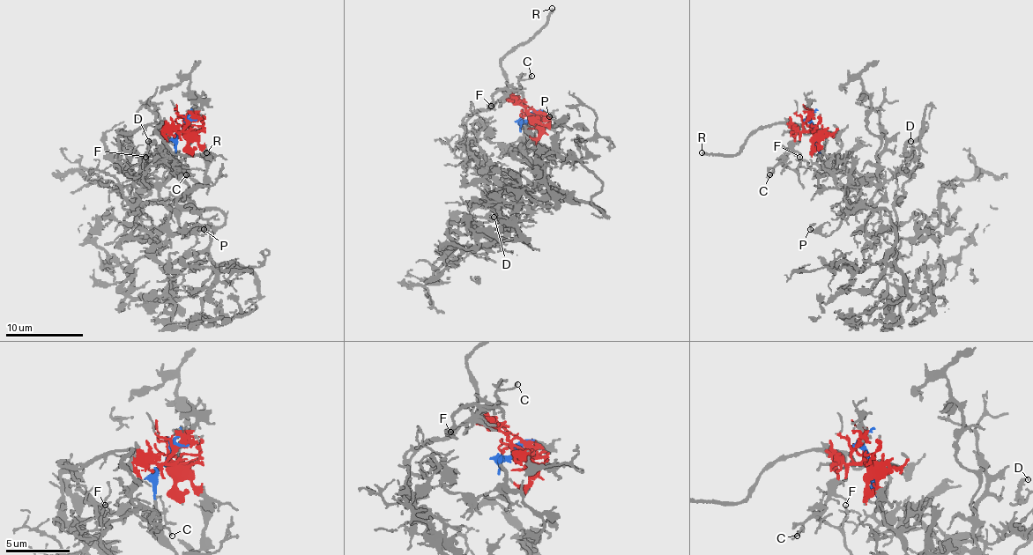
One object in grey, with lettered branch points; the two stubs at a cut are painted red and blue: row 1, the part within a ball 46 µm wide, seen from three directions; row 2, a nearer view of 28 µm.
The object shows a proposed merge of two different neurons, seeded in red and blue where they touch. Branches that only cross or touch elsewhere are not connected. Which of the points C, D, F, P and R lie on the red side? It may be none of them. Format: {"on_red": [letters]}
{"on_red": ["C", "F", "R"]}

